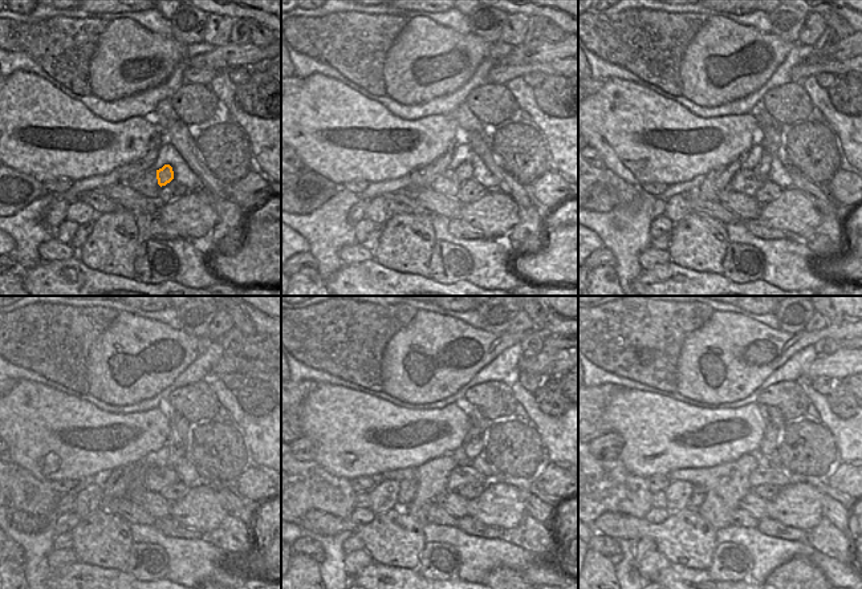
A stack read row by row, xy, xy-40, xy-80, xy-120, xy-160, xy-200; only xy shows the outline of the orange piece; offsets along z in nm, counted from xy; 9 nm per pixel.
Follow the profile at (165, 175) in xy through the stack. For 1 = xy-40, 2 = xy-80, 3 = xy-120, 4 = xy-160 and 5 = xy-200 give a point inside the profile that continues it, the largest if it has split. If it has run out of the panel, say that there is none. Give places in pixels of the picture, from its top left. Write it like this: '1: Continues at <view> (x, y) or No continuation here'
1: Continues at xy-40 (464, 171)
2: Continues at xy-80 (763, 167)
3: Continues at xy-120 (179, 425)
4: Continues at xy-160 (474, 443)
5: Continues at xy-200 (775, 423)

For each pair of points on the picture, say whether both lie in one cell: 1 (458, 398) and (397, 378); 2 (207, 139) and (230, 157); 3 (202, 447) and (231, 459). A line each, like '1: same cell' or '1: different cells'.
1: different cells
2: same cell
3: same cell

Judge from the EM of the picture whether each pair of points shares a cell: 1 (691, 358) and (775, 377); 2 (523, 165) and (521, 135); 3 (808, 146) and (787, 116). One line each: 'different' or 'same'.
1: different
2: same
3: different

